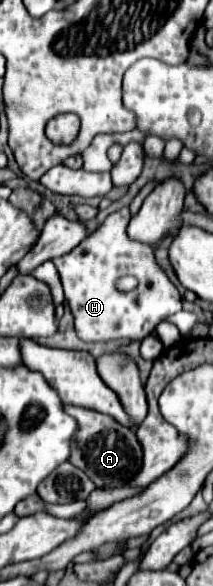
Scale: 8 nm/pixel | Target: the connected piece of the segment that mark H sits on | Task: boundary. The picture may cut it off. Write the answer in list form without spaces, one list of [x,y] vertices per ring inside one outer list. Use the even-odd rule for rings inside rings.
[[[122,208],[114,214],[110,214],[82,244],[78,244],[72,252],[54,258],[54,266],[58,270],[62,288],[64,288],[64,296],[66,302],[72,310],[74,316],[74,324],[76,324],[76,332],[84,342],[108,342],[108,340],[116,340],[116,338],[132,338],[132,340],[142,340],[146,338],[156,324],[159,324],[176,314],[178,310],[182,310],[182,298],[180,292],[176,290],[176,286],[168,280],[168,276],[164,274],[164,270],[156,264],[154,258],[154,250],[150,246],[142,246],[140,242],[130,242],[128,234],[126,234],[126,226],[130,222],[130,212],[128,208]],[[122,276],[134,276],[138,280],[138,288],[132,292],[118,292],[114,288],[116,280]]]

